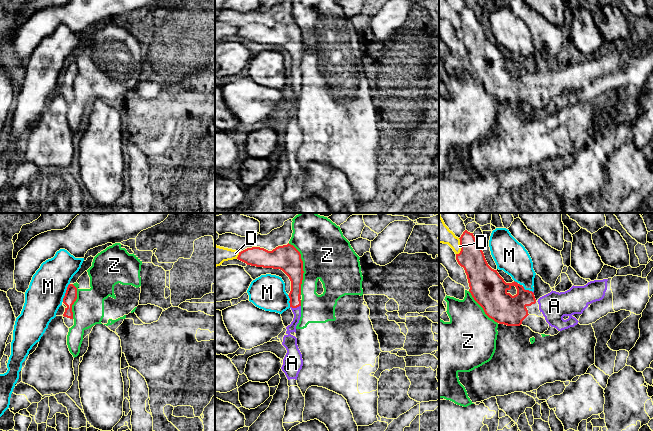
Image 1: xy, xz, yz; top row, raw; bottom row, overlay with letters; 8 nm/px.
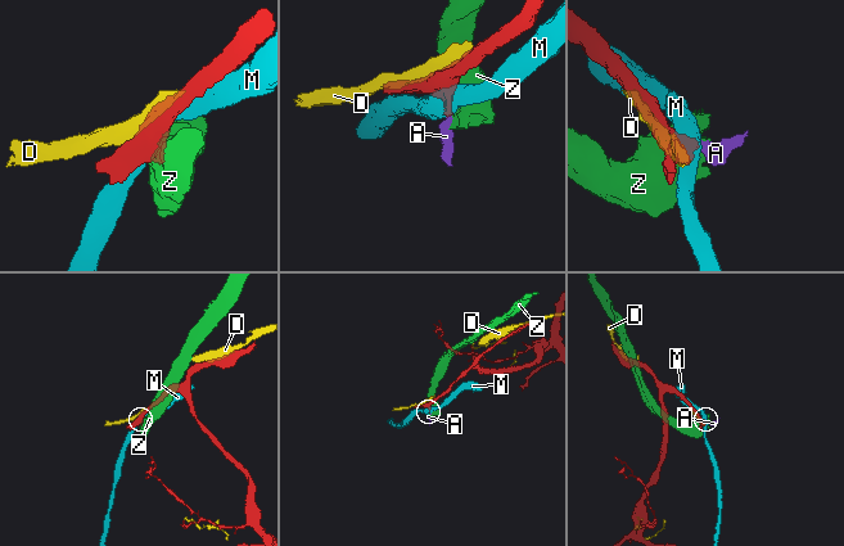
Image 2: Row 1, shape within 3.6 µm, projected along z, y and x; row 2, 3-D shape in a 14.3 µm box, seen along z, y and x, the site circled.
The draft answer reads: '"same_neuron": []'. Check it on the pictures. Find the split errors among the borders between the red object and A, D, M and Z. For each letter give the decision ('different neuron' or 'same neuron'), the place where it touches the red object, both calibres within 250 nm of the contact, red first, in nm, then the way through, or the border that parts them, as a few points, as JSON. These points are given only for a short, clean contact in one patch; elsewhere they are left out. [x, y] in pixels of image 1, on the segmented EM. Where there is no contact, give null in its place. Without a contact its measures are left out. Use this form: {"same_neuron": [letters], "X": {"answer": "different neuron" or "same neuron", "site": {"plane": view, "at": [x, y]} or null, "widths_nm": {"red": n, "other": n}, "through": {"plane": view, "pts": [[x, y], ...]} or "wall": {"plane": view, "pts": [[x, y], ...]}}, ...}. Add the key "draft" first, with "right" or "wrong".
{"draft": "wrong", "same_neuron": ["A"], "A": {"answer": "same neuron", "site": {"plane": "xz", "at": [295, 307]}, "widths_nm": {"red": 110, "other": 70}, "through": {"plane": "xz", "pts": [[296, 276], [295, 307], [296, 320], [290, 328]]}}, "D": {"answer": "different neuron", "site": {"plane": "yz", "at": [461, 247]}, "widths_nm": {"red": 200, "other": 160}}, "M": {"answer": "different neuron", "site": {"plane": "xy", "at": [66, 292]}, "widths_nm": {"red": 100, "other": 300}, "wall": {"plane": "xy", "pts": [[69, 283], [62, 301]]}}, "Z": {"answer": "different neuron", "site": {"plane": "xz", "at": [302, 268]}, "widths_nm": {"red": 220, "other": 400}}}

